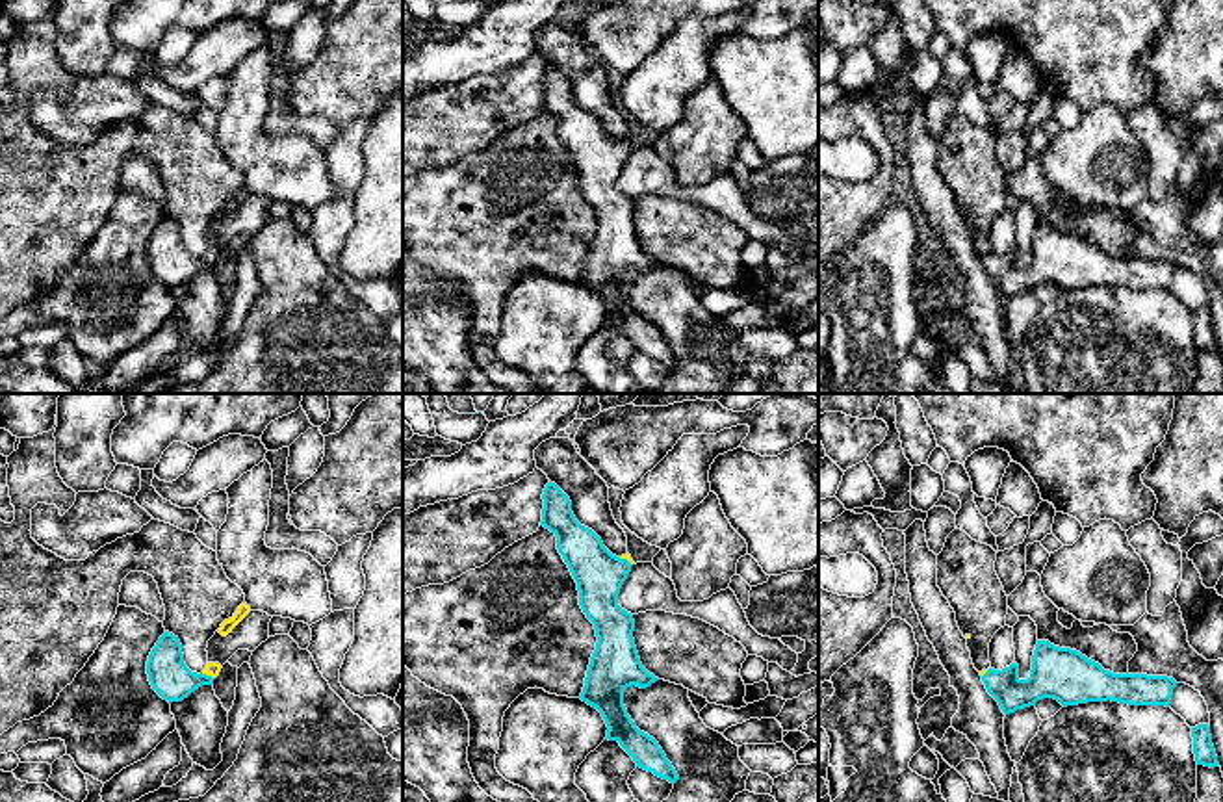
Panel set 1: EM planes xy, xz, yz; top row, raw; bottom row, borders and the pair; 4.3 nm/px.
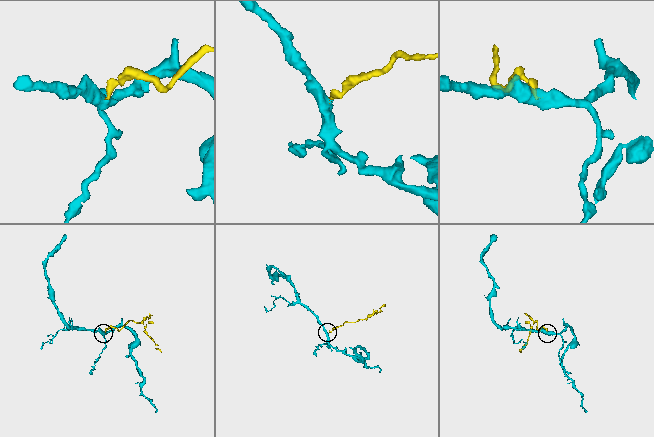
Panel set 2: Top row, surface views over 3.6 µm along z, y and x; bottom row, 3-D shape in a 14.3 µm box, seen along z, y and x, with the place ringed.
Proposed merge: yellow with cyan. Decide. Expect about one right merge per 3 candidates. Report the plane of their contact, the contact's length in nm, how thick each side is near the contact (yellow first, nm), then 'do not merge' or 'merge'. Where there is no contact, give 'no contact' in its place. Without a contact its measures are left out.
xy | 70 nm | 60/170 nm | merge

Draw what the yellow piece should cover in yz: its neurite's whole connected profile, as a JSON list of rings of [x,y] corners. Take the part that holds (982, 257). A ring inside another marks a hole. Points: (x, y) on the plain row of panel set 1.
[[[1037,225],[1028,264],[1019,262],[1019,249],[982,254],[987,277],[1004,299],[1054,282],[1063,291],[1088,286],[1169,291],[1177,265],[1167,260],[1114,258],[1076,234]]]

